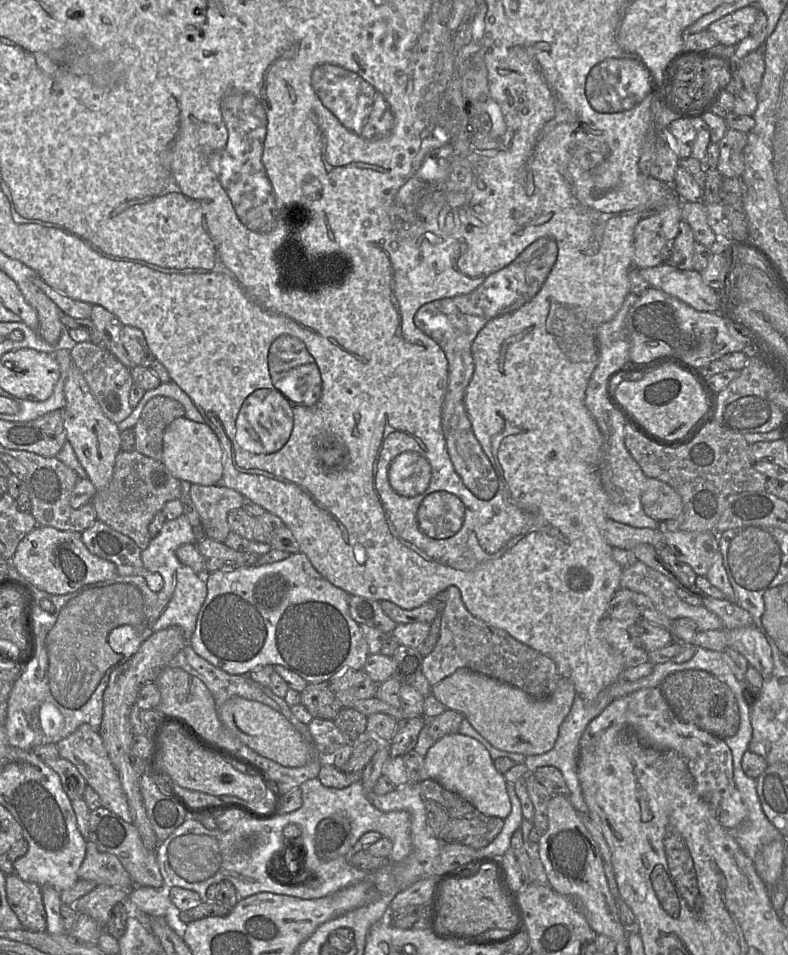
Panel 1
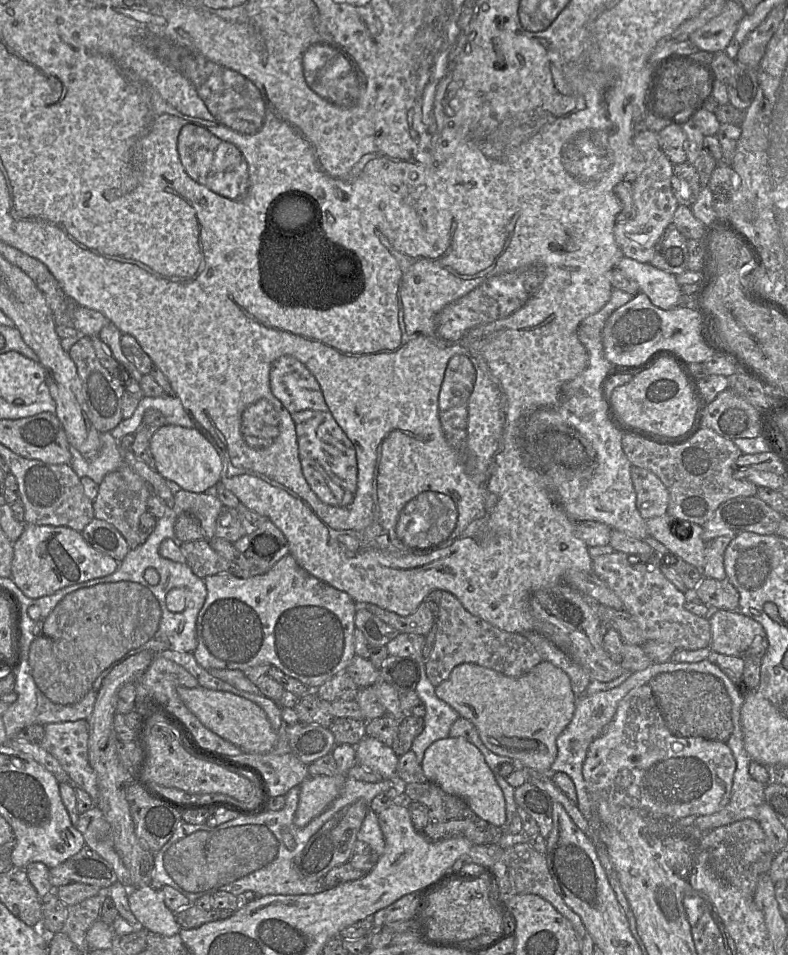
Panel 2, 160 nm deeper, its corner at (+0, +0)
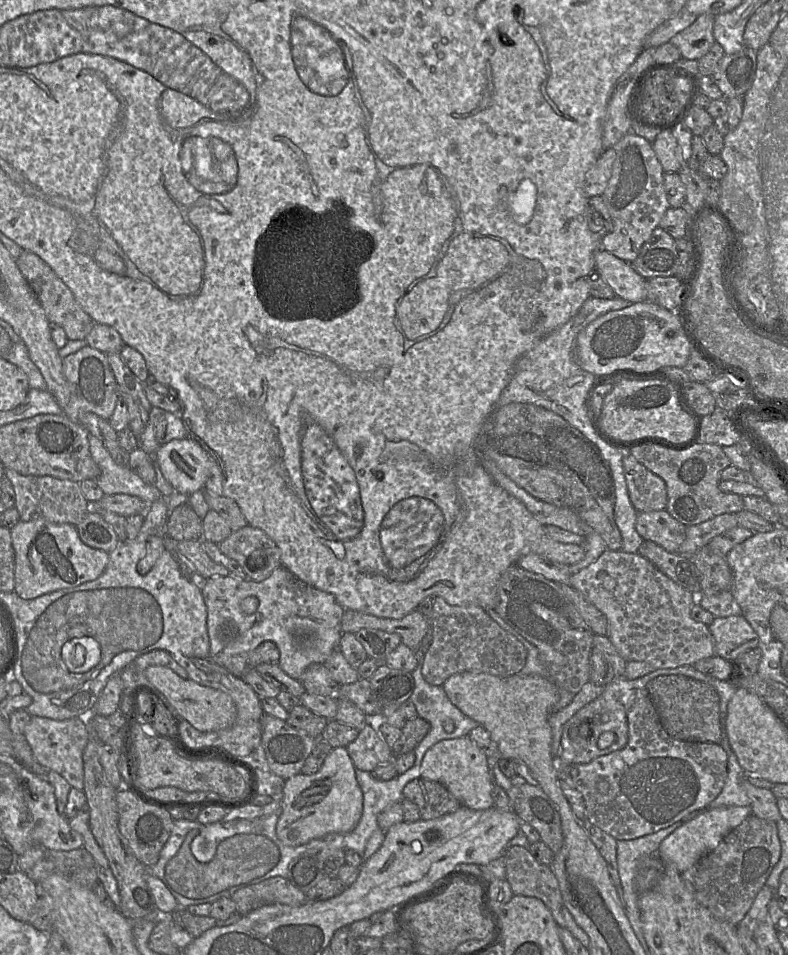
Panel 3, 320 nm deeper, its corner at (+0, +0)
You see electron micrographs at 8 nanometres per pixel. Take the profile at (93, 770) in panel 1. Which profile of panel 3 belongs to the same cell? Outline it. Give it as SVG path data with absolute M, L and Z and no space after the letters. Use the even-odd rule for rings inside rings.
M33 716L23 734L39 764L59 773L71 787L84 789L83 753L90 739L90 724L85 717L57 721Z

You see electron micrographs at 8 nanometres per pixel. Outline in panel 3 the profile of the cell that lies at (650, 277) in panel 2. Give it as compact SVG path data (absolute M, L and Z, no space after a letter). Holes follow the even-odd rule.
M602 249L596 251L594 259L595 270L612 287L616 296L629 302L646 301L646 279L636 272L632 264Z

